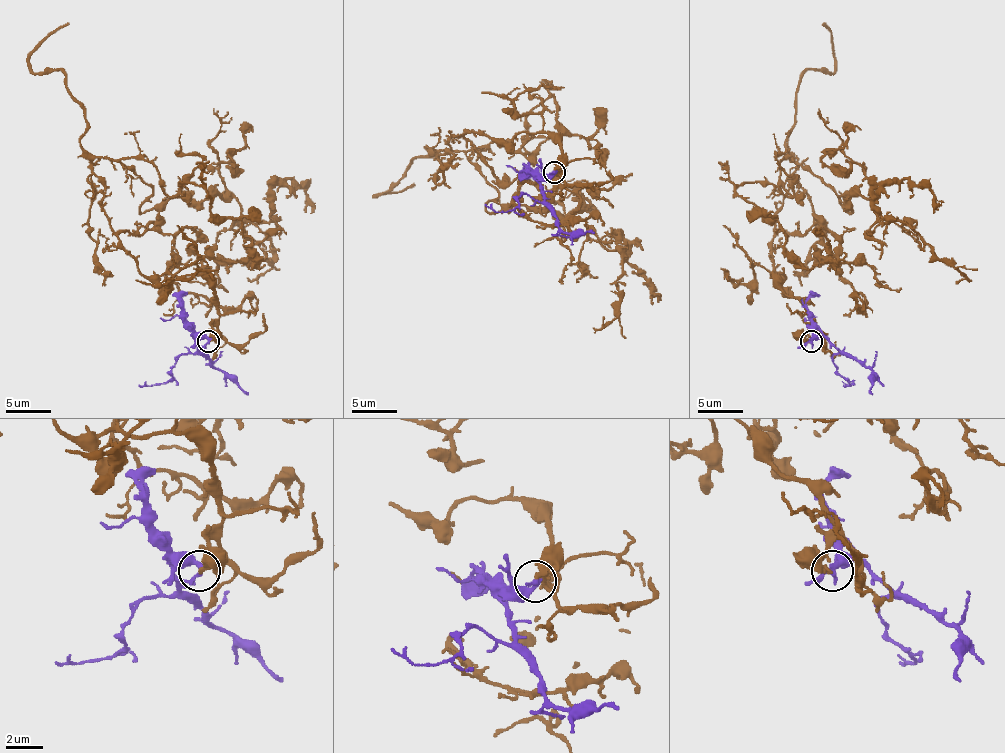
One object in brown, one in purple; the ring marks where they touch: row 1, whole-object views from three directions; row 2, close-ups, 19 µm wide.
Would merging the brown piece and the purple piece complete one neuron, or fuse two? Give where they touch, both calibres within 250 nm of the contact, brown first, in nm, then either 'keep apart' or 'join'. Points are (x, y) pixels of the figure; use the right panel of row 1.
place (811, 341); calibres 260 and 360 nm; join

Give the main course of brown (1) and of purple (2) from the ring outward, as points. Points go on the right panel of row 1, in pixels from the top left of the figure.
1: (810, 342), (770, 277), (790, 157), (848, 212), (873, 197), (888, 221), (875, 188), (910, 179), (935, 212)
2: (810, 342), (821, 335), (839, 353), (832, 357), (837, 373), (850, 386), (844, 384)

